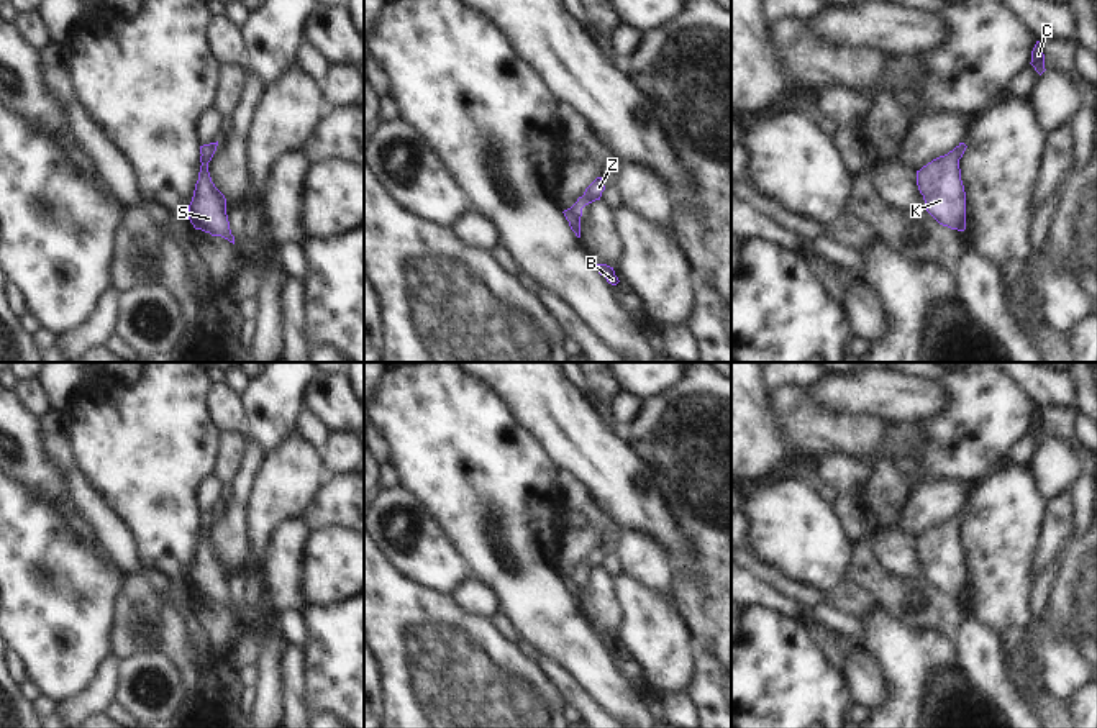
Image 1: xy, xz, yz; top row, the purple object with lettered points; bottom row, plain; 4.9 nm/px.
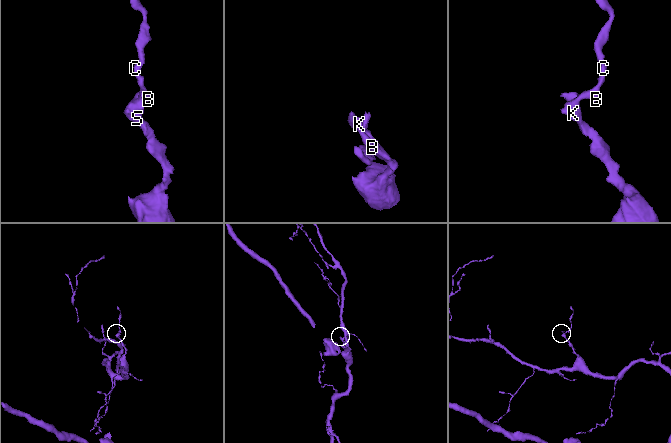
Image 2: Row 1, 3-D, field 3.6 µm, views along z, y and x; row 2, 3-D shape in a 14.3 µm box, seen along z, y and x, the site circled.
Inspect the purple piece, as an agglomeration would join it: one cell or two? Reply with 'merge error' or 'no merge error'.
no merge error

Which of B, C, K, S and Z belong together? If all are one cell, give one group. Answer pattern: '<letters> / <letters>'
B C K S Z

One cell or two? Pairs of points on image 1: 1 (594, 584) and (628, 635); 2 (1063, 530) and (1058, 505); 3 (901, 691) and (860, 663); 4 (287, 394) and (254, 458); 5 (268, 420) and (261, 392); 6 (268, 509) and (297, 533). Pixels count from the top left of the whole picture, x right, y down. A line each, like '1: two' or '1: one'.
1: two
2: one
3: two
4: two
5: one
6: two

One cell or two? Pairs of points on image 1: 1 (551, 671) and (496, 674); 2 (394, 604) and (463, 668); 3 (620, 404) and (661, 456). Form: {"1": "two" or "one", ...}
{"1": "two", "2": "one", "3": "two"}

